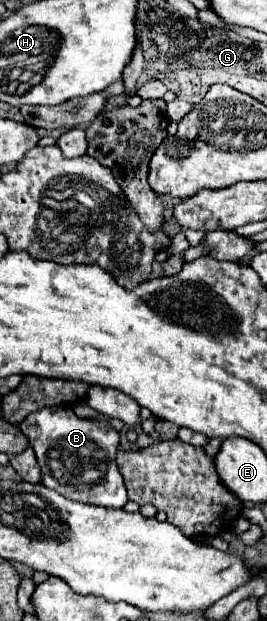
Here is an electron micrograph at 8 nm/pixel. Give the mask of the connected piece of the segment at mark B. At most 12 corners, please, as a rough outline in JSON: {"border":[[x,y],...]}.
{"border":[[31,412],[19,428],[43,486],[83,504],[129,502],[105,414]]}

